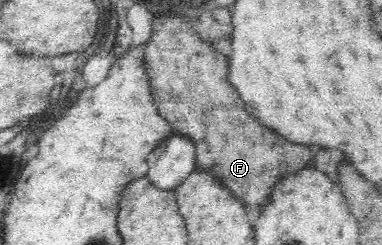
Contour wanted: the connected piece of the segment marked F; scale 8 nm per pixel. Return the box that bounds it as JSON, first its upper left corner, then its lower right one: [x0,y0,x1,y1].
[145,17,311,207]

